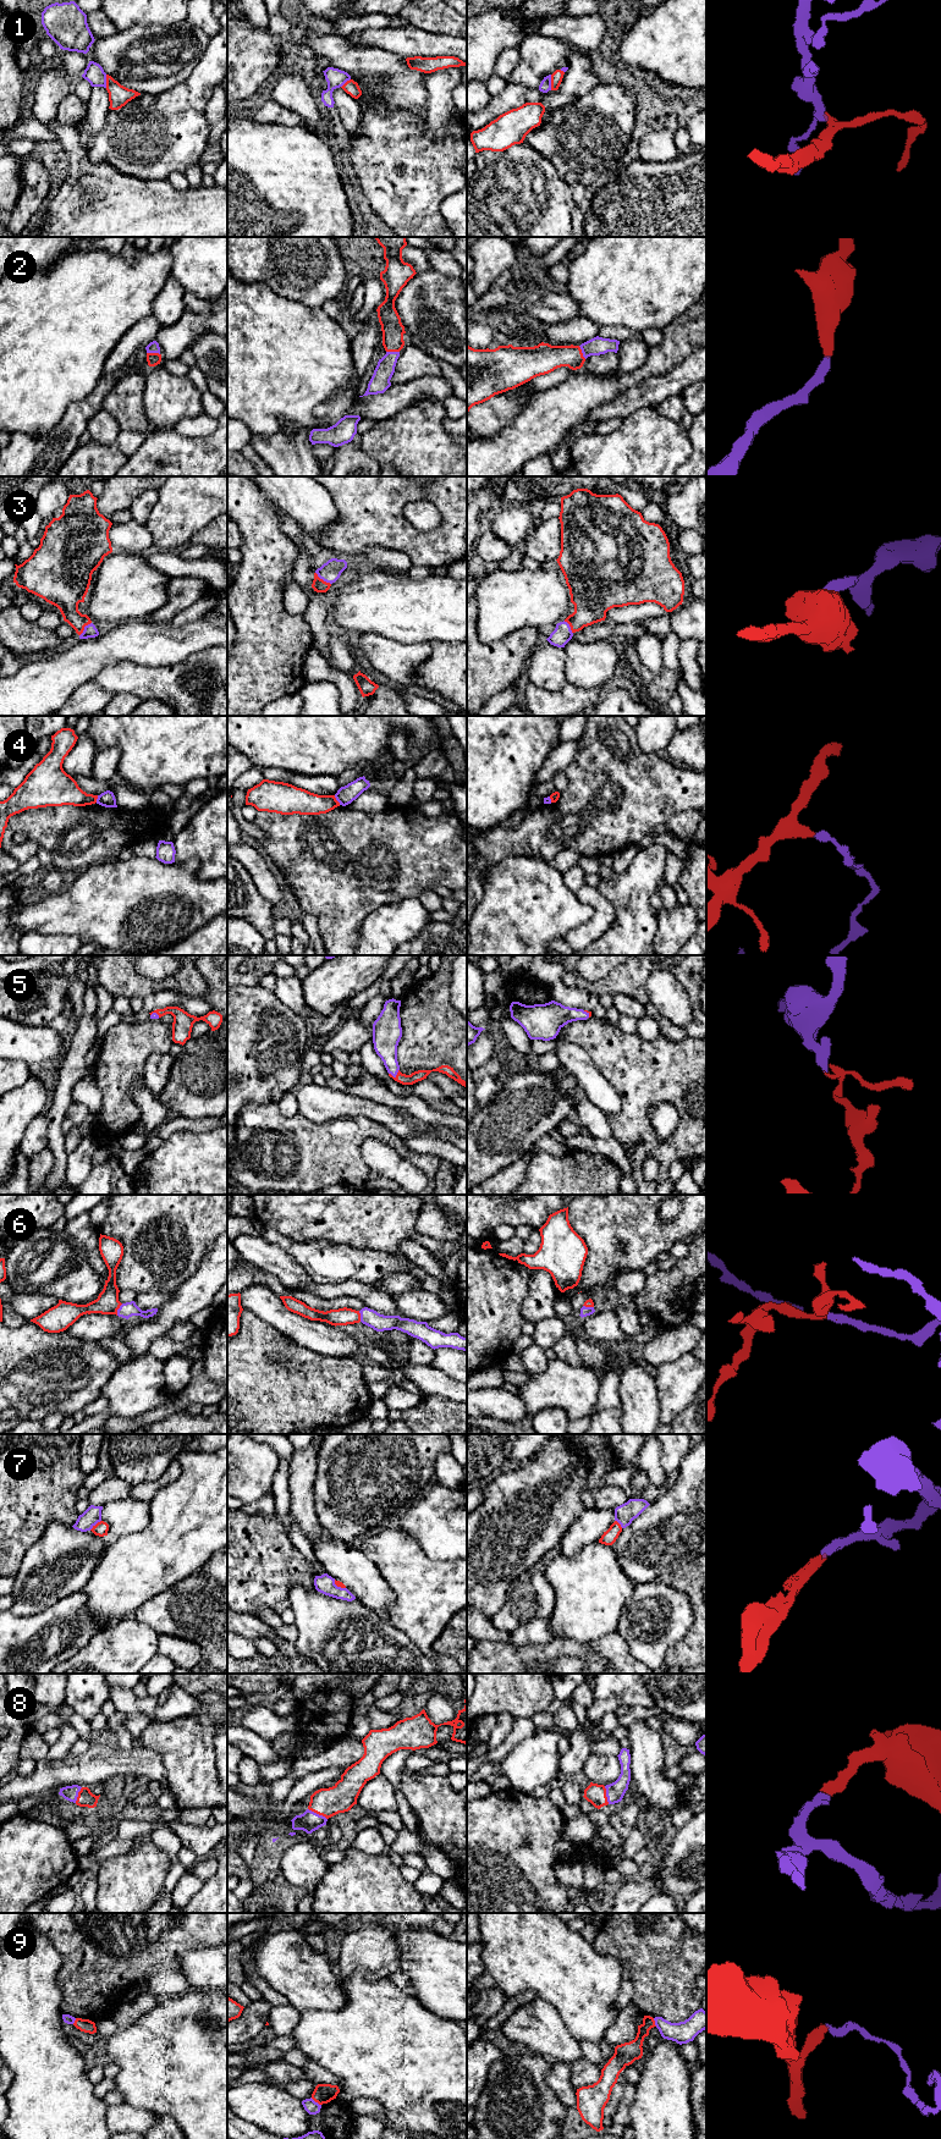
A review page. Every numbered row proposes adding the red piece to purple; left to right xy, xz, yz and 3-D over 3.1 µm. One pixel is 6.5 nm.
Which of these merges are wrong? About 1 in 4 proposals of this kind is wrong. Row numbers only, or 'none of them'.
4, 9

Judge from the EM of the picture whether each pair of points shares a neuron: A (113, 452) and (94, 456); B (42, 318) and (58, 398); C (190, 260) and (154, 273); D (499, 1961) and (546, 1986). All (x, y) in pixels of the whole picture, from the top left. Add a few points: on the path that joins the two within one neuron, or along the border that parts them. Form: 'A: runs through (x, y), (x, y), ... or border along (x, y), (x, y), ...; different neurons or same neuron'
A: runs through (108, 456), (99, 456); same neuron
B: runs through (42, 337), (42, 379); same neuron
C: border along (168, 251), (171, 255), (171, 275); different neurons
D: runs through (511, 1964), (524, 1964), (534, 1974); same neuron

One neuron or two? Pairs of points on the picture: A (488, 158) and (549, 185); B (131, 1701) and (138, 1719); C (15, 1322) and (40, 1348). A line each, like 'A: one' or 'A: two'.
A: one
B: two
C: two

